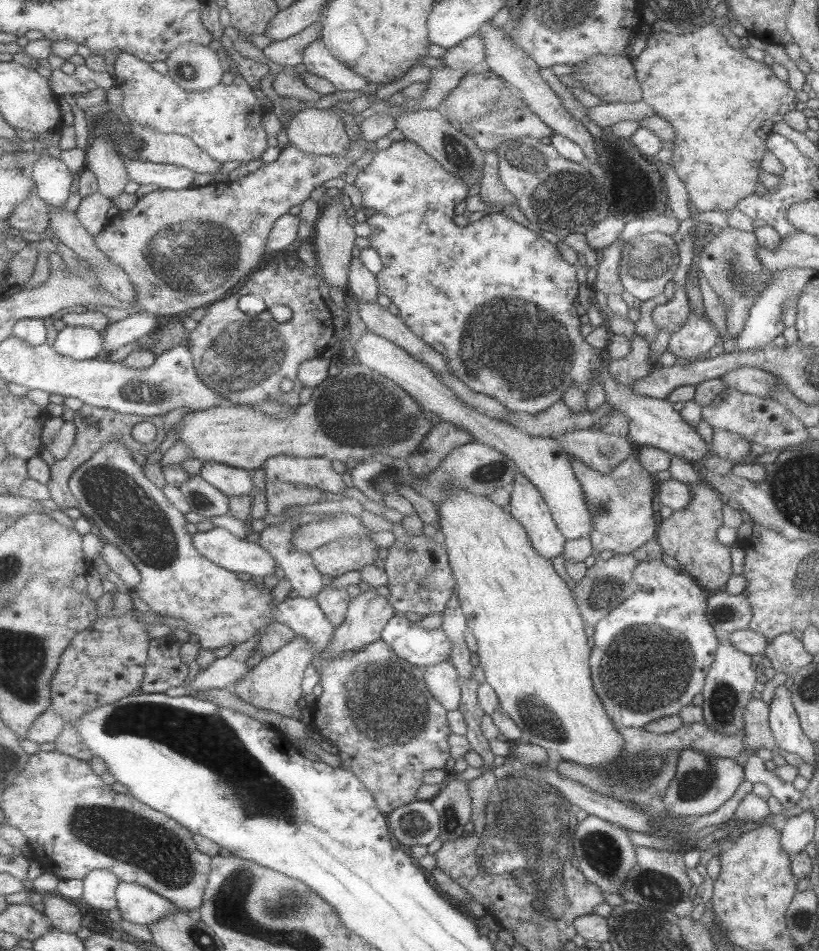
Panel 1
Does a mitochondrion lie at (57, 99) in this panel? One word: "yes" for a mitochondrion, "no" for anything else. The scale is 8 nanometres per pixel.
no

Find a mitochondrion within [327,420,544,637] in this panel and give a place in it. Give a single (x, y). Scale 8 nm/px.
(486, 474)

